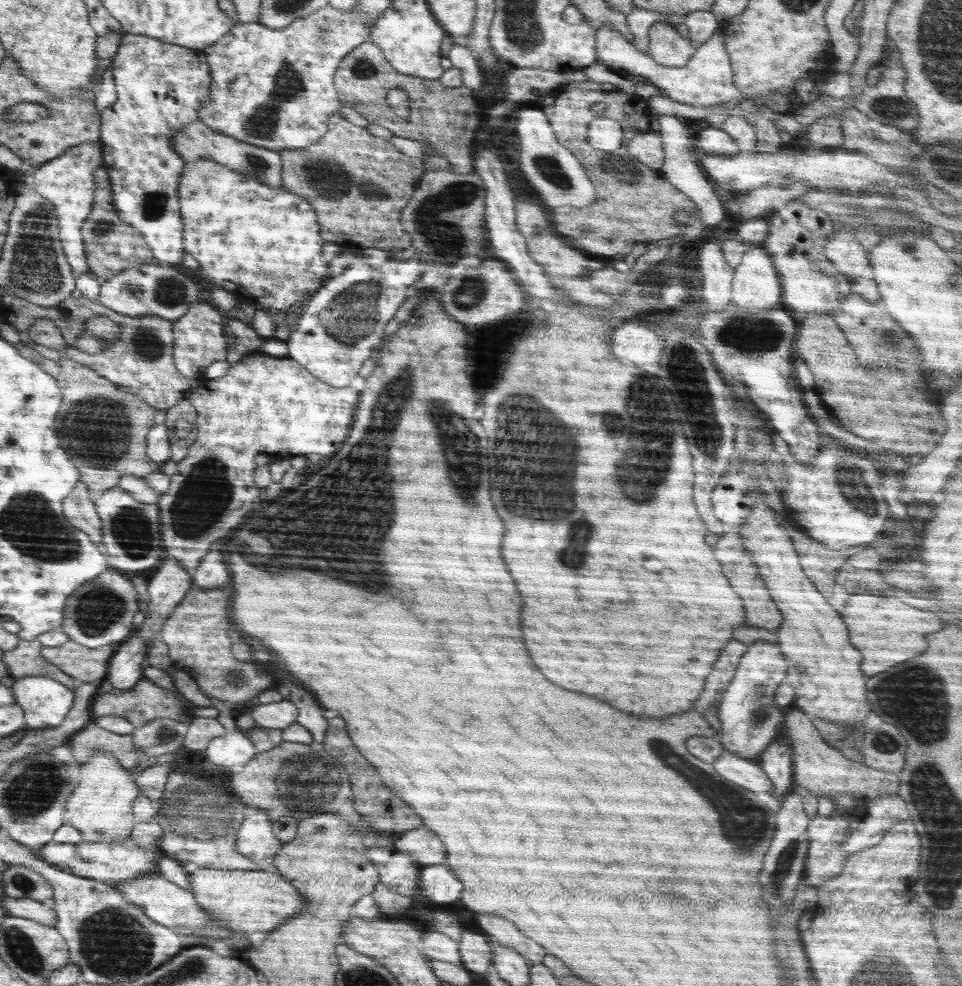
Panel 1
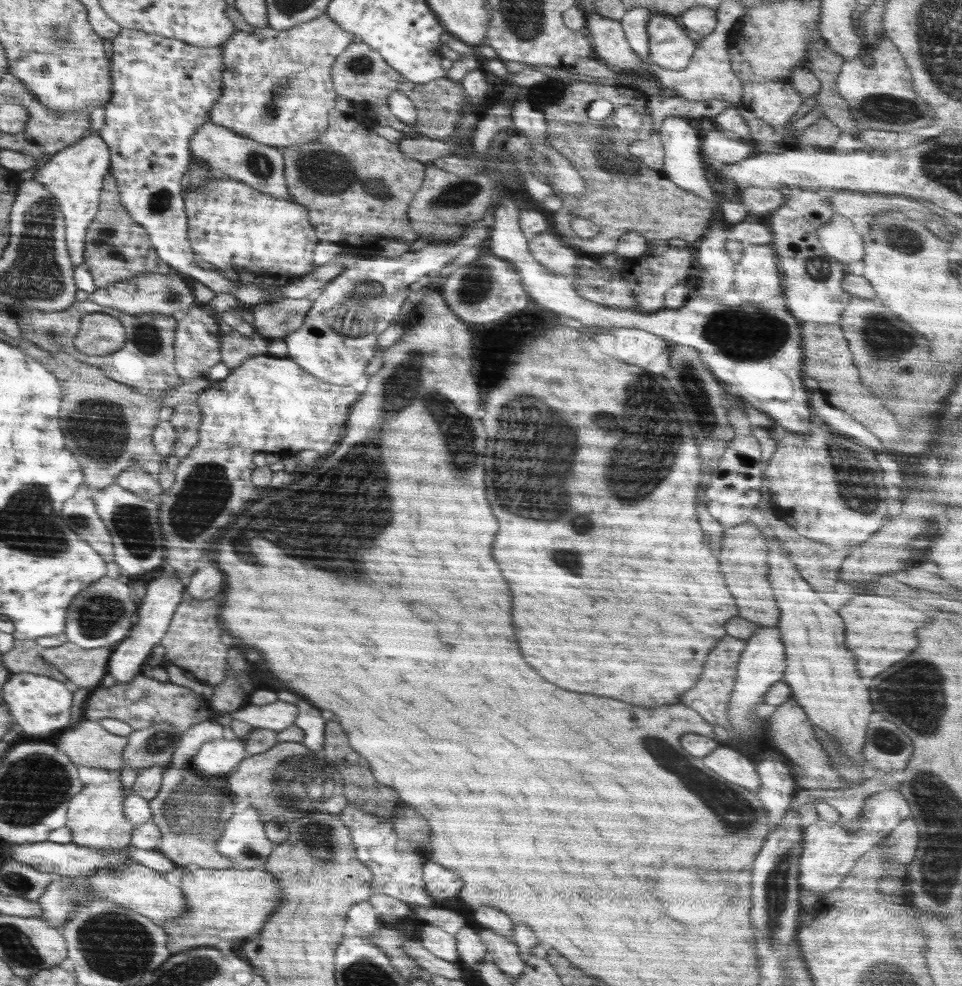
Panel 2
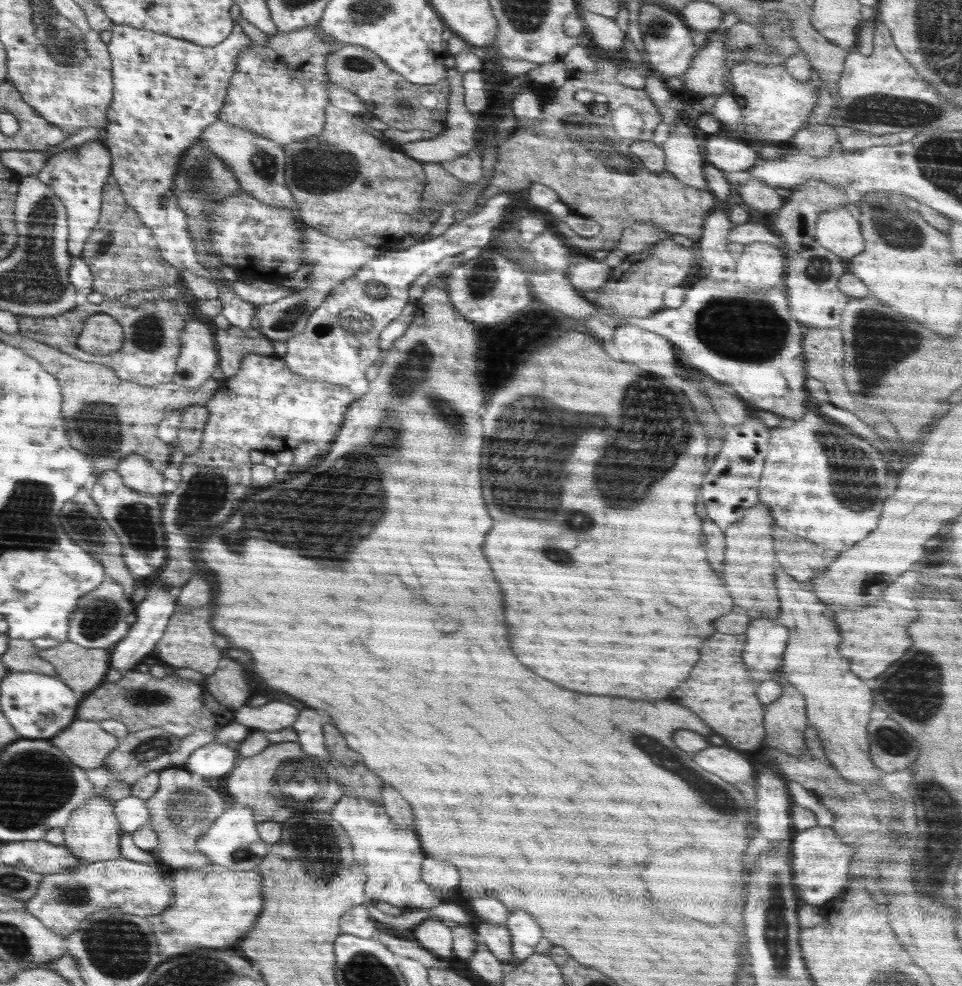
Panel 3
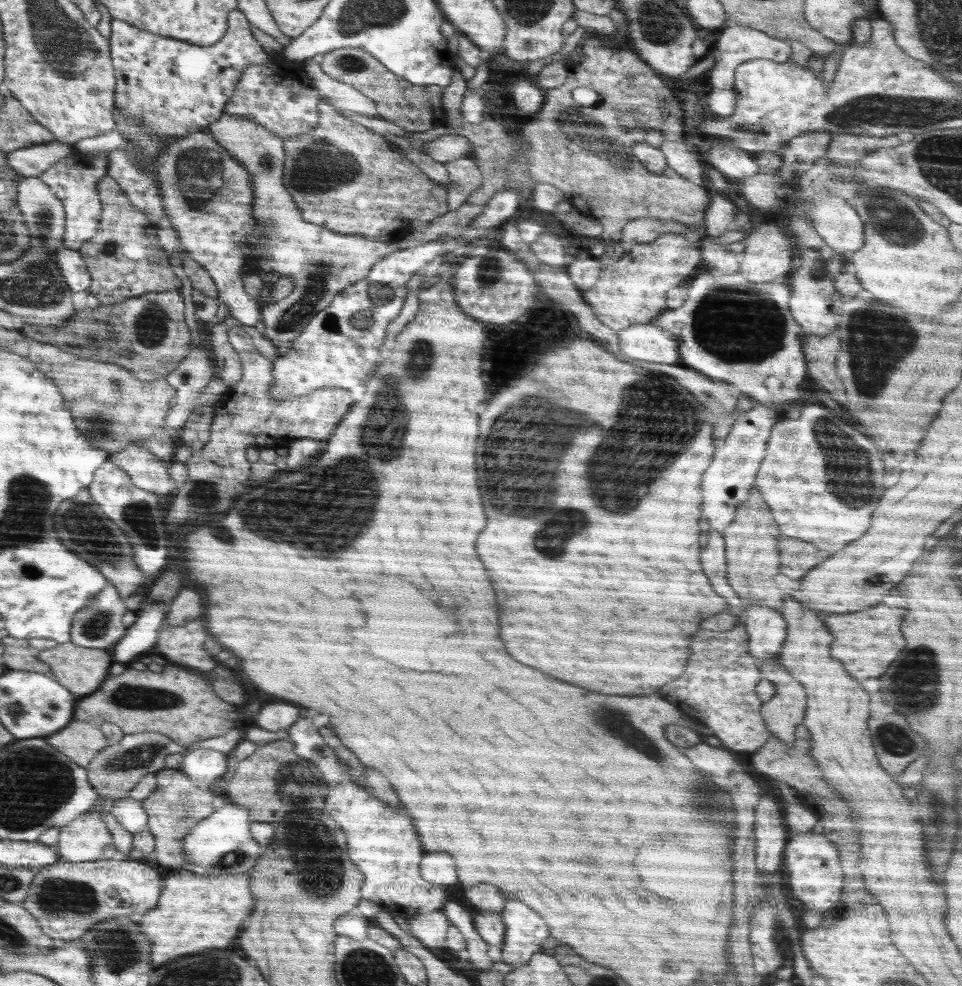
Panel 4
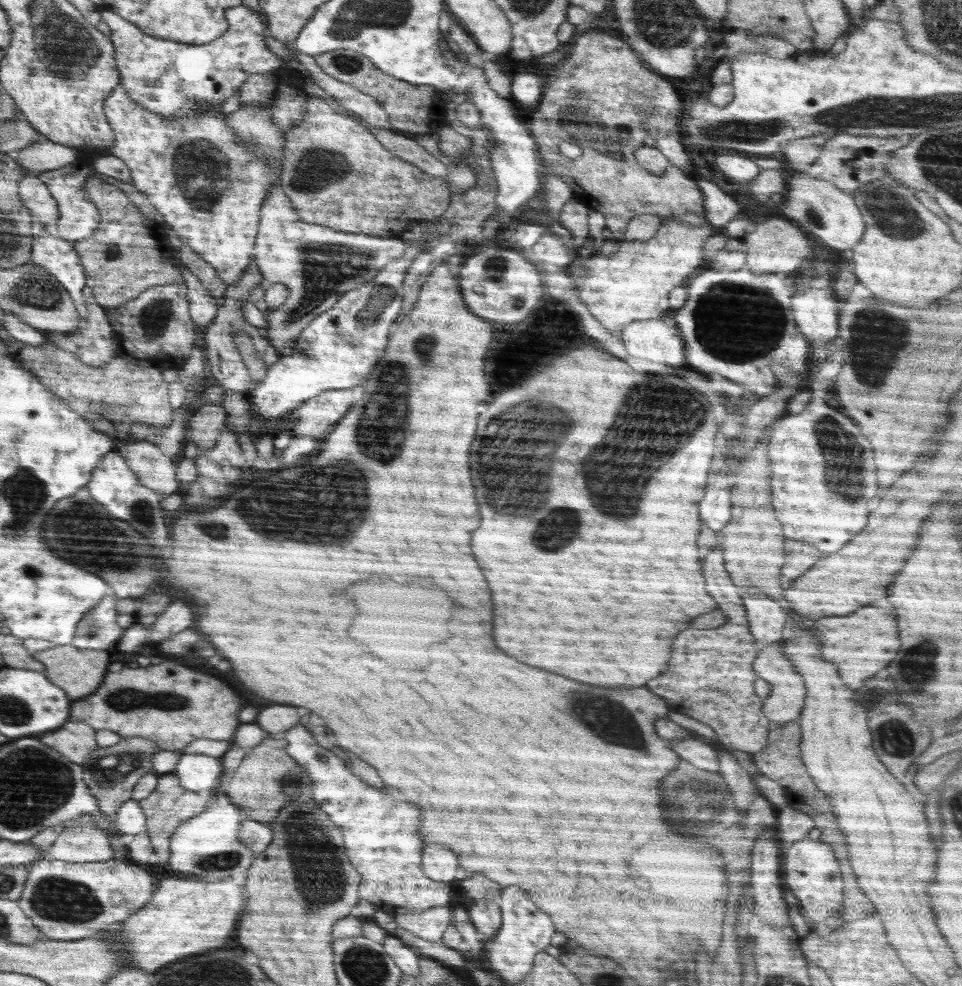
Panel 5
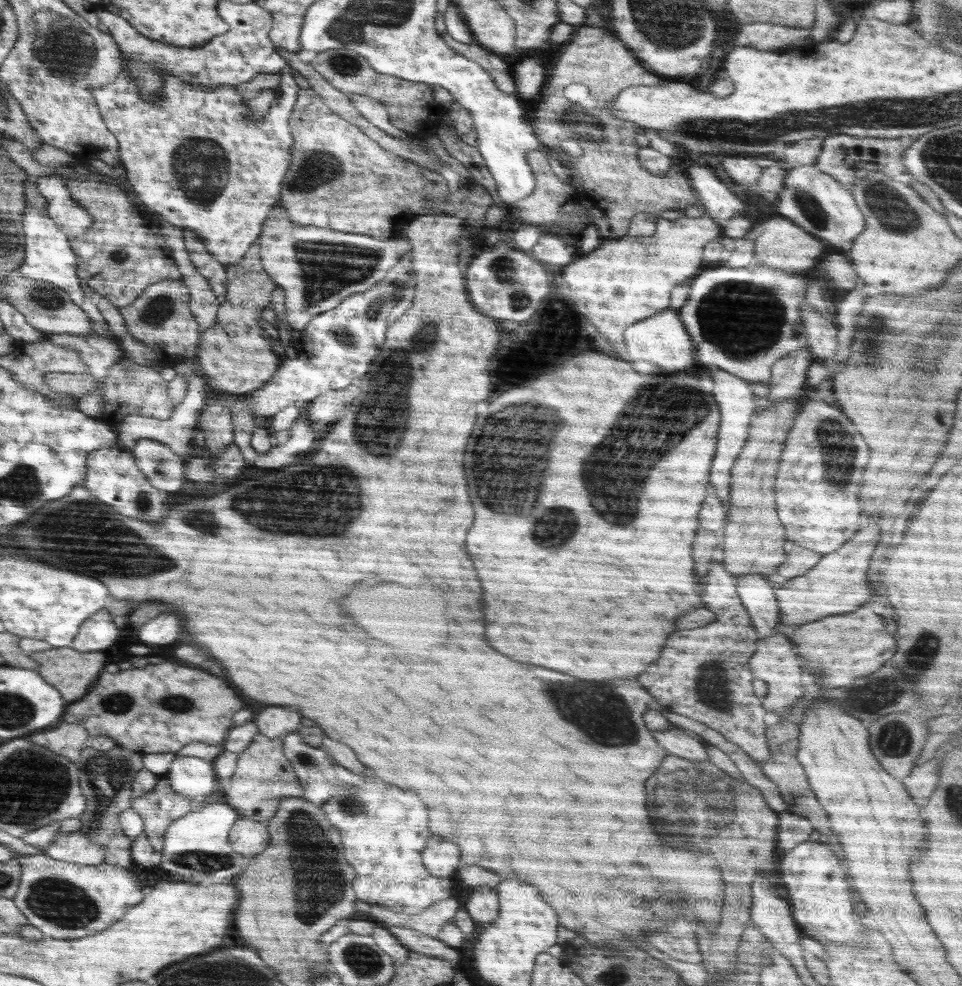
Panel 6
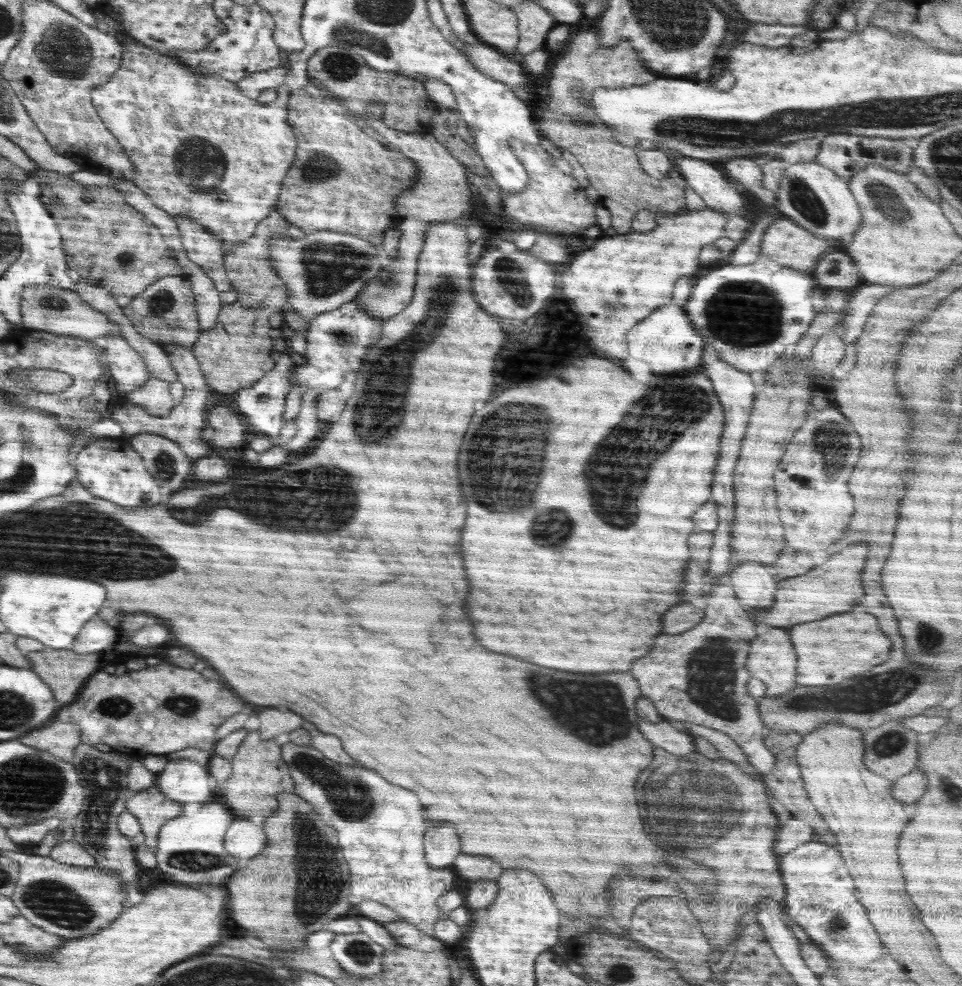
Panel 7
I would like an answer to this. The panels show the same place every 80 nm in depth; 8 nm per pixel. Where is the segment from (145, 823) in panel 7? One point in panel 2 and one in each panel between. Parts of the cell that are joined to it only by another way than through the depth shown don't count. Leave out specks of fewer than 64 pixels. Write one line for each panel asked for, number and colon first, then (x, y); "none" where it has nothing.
2: (189, 831)
3: (181, 809)
4: (177, 804)
5: (168, 805)
6: (158, 808)

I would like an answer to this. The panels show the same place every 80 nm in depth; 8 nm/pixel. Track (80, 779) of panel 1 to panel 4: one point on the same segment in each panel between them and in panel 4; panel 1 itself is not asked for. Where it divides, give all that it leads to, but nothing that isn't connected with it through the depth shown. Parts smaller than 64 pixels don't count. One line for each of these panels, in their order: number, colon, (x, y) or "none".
2: (95, 816)
3: (93, 831)
4: (87, 838)

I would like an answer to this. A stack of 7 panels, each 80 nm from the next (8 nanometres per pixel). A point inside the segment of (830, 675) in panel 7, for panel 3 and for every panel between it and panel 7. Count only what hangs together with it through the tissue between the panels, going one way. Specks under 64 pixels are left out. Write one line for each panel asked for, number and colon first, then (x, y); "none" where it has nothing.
3: (871, 641)
4: (866, 642)
5: (860, 644)
6: (822, 646)

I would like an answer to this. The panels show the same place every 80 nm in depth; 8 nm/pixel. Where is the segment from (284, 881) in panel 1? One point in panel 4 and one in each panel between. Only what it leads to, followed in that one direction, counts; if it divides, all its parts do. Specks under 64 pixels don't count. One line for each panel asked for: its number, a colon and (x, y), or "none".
2: (223, 904)
3: (210, 909)
4: (204, 912)

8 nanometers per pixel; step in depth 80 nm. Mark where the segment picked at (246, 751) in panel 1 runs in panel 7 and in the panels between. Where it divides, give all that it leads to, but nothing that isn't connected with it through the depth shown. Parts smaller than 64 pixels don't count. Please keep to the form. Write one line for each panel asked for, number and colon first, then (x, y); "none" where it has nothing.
2: (219, 756)
3: (212, 759)
4: (203, 766)
5: (197, 772)
6: (189, 776)
7: (184, 781)

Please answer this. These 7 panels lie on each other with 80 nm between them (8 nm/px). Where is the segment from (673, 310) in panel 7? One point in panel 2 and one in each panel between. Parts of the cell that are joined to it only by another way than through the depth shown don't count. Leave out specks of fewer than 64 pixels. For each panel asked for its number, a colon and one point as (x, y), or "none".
2: (638, 347)
3: (635, 345)
4: (646, 342)
5: (658, 339)
6: (662, 339)

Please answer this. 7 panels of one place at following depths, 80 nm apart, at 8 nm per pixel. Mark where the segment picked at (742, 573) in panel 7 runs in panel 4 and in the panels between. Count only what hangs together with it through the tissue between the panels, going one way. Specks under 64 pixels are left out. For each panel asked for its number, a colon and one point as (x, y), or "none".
4: (767, 630)
5: (766, 619)
6: (757, 595)

